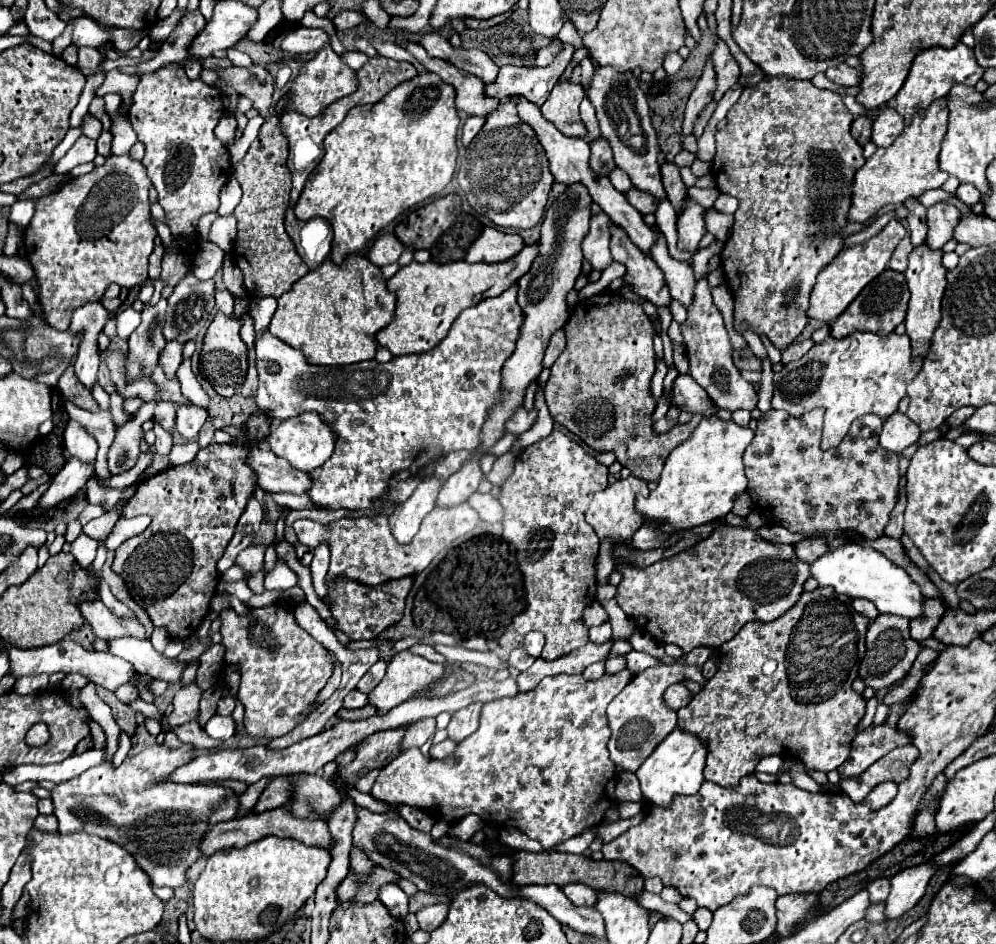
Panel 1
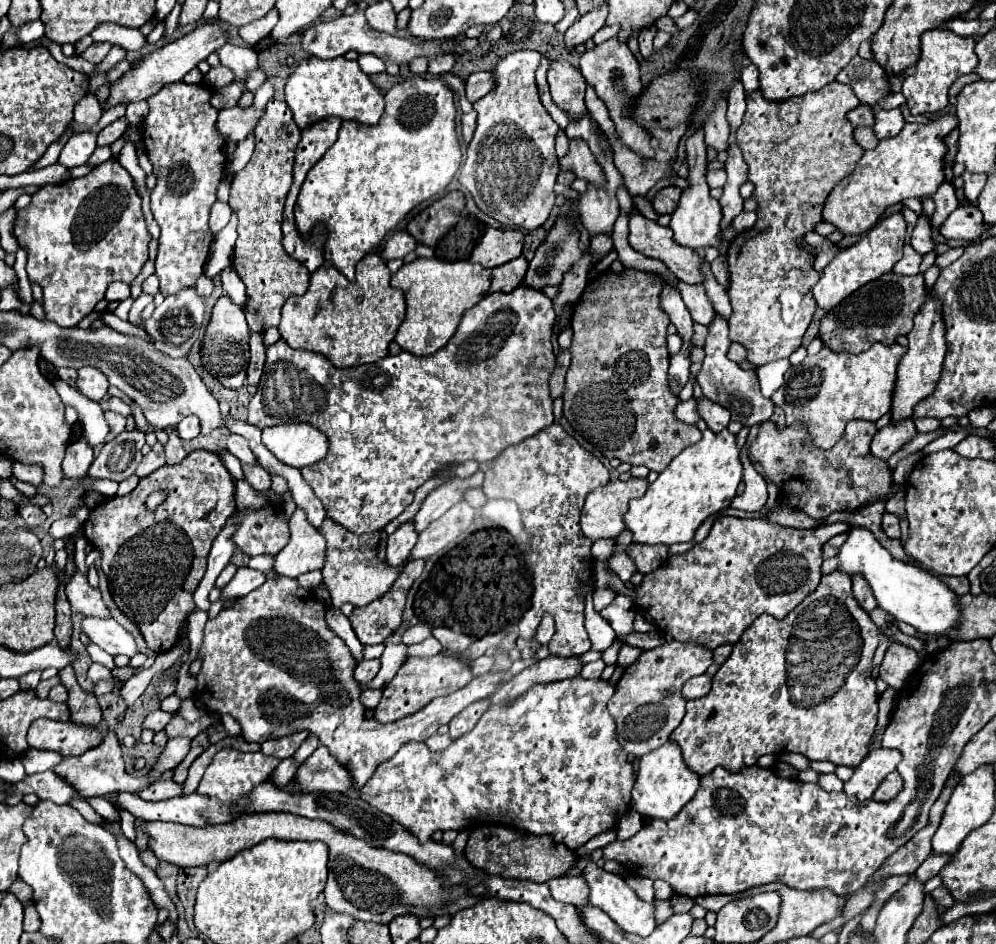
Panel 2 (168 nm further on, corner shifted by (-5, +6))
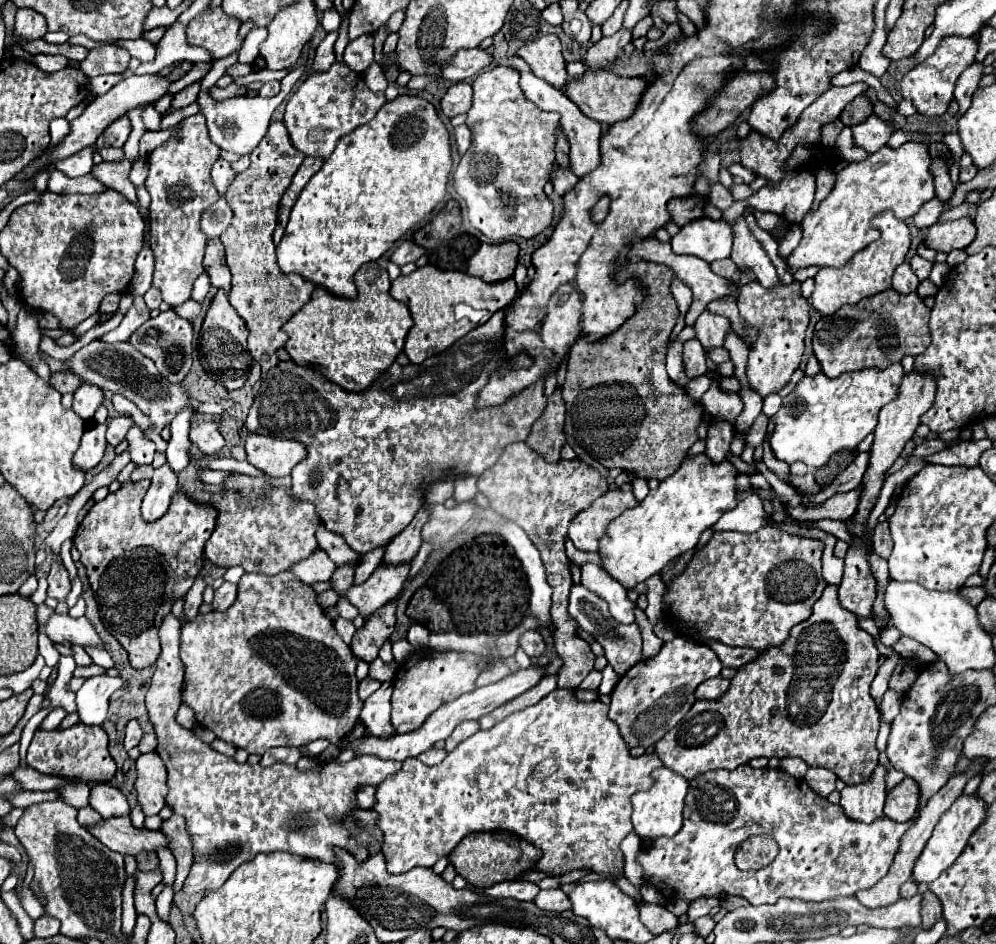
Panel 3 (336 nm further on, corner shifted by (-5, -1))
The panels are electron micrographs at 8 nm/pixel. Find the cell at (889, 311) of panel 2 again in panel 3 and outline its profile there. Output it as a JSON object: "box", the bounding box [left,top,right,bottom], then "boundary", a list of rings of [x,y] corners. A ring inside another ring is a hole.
{"box":[813,289,929,379],"boundary":[[[893,289],[861,299],[857,305],[841,307],[835,315],[821,317],[813,333],[815,357],[821,363],[821,371],[831,379],[847,371],[861,371],[865,367],[885,369],[899,363],[905,355],[917,357],[925,353],[929,343],[929,309],[923,299],[917,293],[901,295]]]}

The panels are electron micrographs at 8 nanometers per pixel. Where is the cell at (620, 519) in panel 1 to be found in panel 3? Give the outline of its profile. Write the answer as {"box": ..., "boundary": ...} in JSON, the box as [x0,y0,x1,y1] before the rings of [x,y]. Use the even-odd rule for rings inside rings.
{"box":[567,489,639,551],"boundary":[[[619,489],[607,491],[599,499],[593,501],[585,511],[581,511],[569,531],[567,537],[573,541],[575,549],[579,551],[595,551],[597,549],[597,539],[605,533],[605,527],[619,517],[625,509],[637,507],[639,501],[633,497],[633,493],[623,493]]]}

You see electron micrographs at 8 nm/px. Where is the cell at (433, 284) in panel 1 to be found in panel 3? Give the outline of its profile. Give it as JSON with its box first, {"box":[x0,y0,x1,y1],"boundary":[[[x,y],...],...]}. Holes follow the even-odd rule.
{"box":[391,265,517,363],"boundary":[[[433,265],[415,269],[411,275],[401,275],[391,283],[391,295],[407,303],[411,317],[413,317],[413,327],[409,329],[407,341],[405,341],[405,355],[409,357],[411,363],[423,363],[427,357],[435,356],[435,353],[445,351],[451,347],[457,339],[467,335],[471,329],[475,329],[473,323],[467,319],[455,321],[453,309],[457,303],[467,303],[475,307],[477,311],[489,311],[494,314],[495,311],[507,309],[515,295],[517,295],[517,285],[513,279],[507,279],[505,283],[485,283],[477,277],[471,277],[467,273],[459,271],[439,271]]]}

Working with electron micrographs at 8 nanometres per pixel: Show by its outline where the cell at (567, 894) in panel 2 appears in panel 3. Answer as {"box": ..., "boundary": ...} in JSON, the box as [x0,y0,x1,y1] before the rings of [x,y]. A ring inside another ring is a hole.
{"box":[535,889,569,911],"boundary":[[[547,889],[539,891],[539,895],[535,897],[535,905],[545,911],[567,911],[569,899],[561,889]]]}

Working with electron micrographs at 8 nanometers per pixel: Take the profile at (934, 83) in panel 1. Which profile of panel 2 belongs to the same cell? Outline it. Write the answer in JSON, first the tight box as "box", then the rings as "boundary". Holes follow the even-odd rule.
{"box":[901,30,977,116],"boundary":[[[929,30],[921,38],[921,58],[919,62],[905,74],[901,94],[907,98],[909,112],[913,116],[919,114],[933,114],[943,110],[949,104],[949,88],[951,84],[963,76],[971,74],[977,68],[977,54],[975,54],[975,38],[961,38],[951,30]]]}

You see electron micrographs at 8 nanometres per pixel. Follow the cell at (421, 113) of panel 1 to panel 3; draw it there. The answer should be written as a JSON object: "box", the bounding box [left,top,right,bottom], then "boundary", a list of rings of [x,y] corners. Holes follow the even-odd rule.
{"box":[277,95,451,299],"boundary":[[[399,95],[385,103],[371,123],[365,123],[339,139],[331,157],[301,191],[291,211],[285,235],[277,245],[279,269],[285,275],[301,275],[305,281],[311,281],[337,297],[355,299],[357,287],[353,285],[353,275],[357,269],[363,263],[377,261],[395,241],[399,241],[443,201],[451,167],[449,133],[429,101],[413,95]]]}

